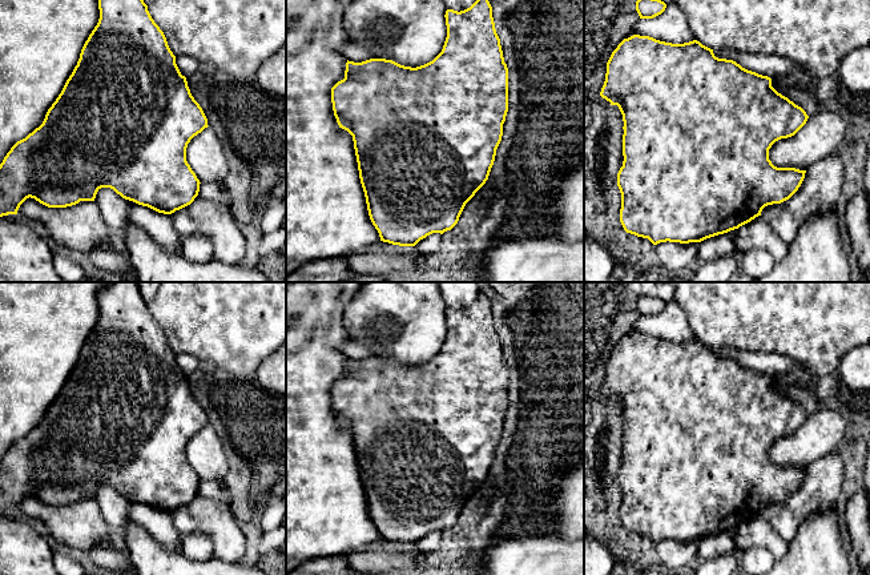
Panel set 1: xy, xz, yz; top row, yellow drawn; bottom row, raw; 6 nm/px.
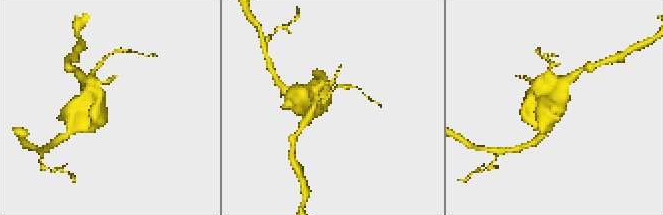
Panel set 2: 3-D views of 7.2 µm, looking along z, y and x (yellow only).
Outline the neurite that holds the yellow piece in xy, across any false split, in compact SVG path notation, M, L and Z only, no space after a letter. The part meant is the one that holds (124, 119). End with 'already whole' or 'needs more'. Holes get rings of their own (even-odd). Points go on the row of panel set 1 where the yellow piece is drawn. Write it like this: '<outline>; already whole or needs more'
M98 0L98 9L98 23L85 41L77 65L61 93L48 109L43 124L25 138L17 141L0 164L0 217L17 214L20 205L29 197L48 208L67 208L80 201L94 201L101 188L110 188L122 198L164 214L172 214L190 205L198 196L201 182L186 161L186 148L194 136L209 126L208 118L192 96L186 77L181 75L176 64L176 56L170 51L164 32L152 19L144 0Z; already whole

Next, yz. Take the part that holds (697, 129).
M633 35L624 39L612 52L607 63L605 81L600 96L617 105L624 121L623 166L617 173L617 186L621 193L620 222L627 233L648 238L653 245L660 242L701 242L706 238L728 233L761 216L765 206L789 200L801 186L806 170L796 168L777 168L769 160L769 149L781 140L794 136L807 121L806 112L778 93L772 87L772 79L742 68L733 60L718 59L713 49L693 40L684 44L672 44L649 36Z; already whole

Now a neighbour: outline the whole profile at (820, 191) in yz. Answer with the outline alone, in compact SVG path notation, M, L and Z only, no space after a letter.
M831 153L807 168L801 186L789 200L765 206L761 217L786 244L792 244L809 218L835 210L842 186L843 165Z

